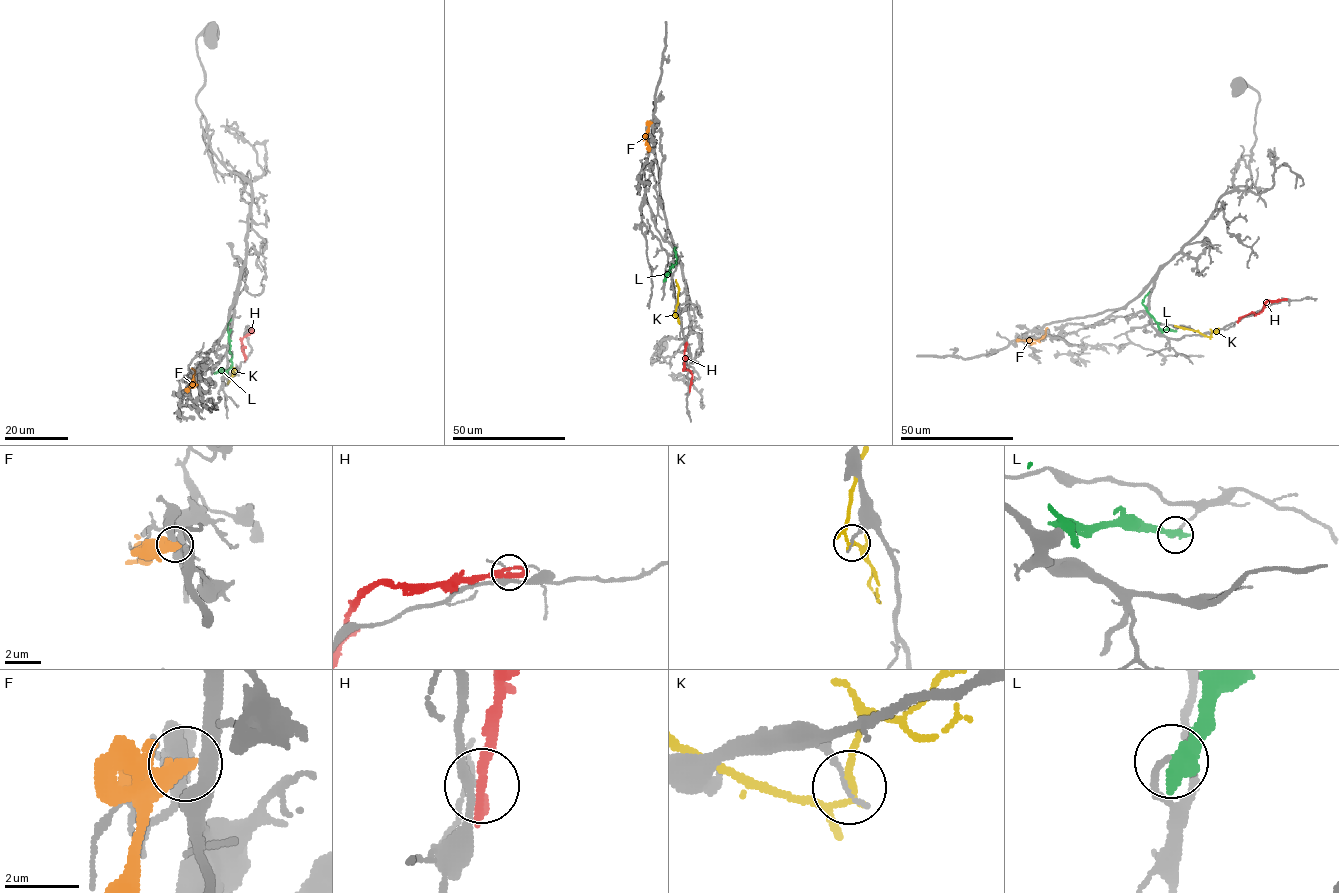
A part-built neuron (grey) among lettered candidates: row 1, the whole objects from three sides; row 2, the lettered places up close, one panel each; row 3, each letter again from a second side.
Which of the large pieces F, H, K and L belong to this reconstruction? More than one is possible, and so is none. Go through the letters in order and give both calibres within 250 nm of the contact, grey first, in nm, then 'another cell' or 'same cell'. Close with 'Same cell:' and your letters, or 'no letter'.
F: calibres 550 and 550 nm; another cell
H: calibres 200 and 380 nm; another cell
K: calibres 160 and 160 nm; another cell
L: calibres 150 and 480 nm; another cell
Same cell: no letter

